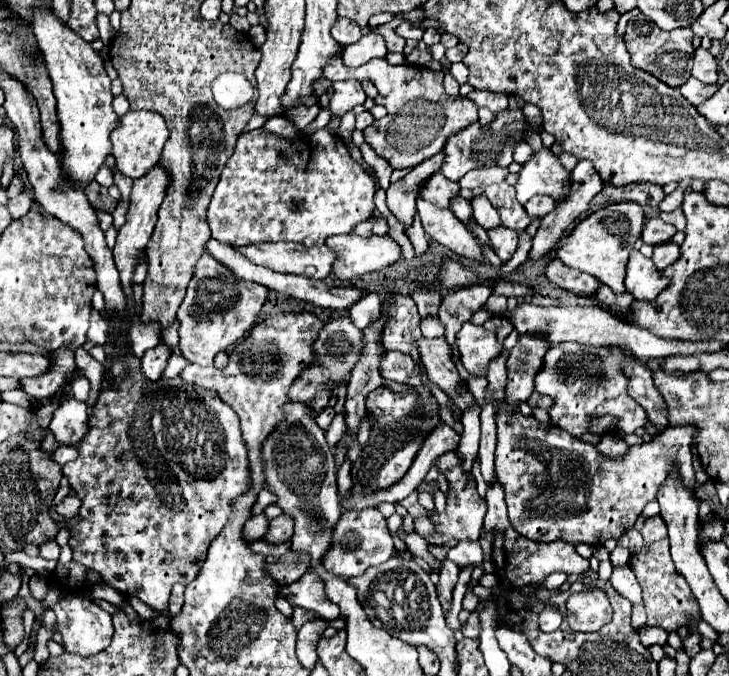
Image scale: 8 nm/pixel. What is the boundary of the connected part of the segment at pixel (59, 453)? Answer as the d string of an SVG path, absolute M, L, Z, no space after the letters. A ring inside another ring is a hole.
M58 444L56 450L54 450L54 454L52 454L52 458L56 462L60 462L60 464L66 464L66 462L74 460L76 456L78 456L78 448L70 446L70 444Z

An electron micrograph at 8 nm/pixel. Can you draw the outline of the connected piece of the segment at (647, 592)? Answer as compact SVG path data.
M664 538L660 542L652 542L650 546L644 546L638 554L632 554L628 560L628 566L636 574L638 584L642 588L642 598L644 598L644 606L646 606L646 614L648 614L648 620L644 626L660 626L666 632L678 632L680 628L686 628L690 632L690 636L686 638L684 650L690 658L696 656L702 650L702 646L700 646L702 636L696 626L702 620L702 614L700 614L698 602L694 600L686 580L674 568L674 562L670 558L668 538Z

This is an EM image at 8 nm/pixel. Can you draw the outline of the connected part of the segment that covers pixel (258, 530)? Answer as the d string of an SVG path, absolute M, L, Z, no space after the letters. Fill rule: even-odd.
M258 514L246 522L244 536L246 536L246 540L254 542L254 540L260 540L262 536L266 536L266 530L268 530L268 518L264 514Z

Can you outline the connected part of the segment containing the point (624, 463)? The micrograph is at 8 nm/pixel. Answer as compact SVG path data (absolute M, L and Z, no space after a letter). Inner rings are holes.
M506 402L500 404L496 476L506 492L508 518L512 528L534 542L566 540L570 544L604 546L606 540L618 540L624 528L634 526L644 506L656 500L662 480L678 464L682 480L694 486L690 448L698 436L694 424L666 428L652 442L632 446L624 460L604 458L592 444L570 436L558 426L540 424L520 412L508 414Z

